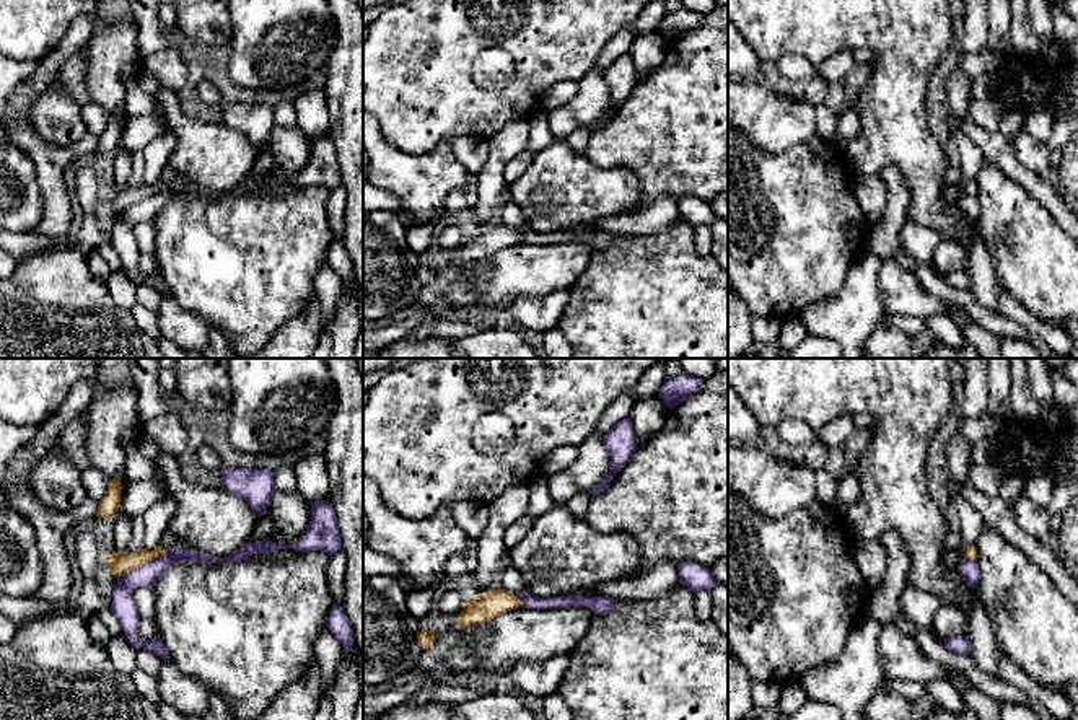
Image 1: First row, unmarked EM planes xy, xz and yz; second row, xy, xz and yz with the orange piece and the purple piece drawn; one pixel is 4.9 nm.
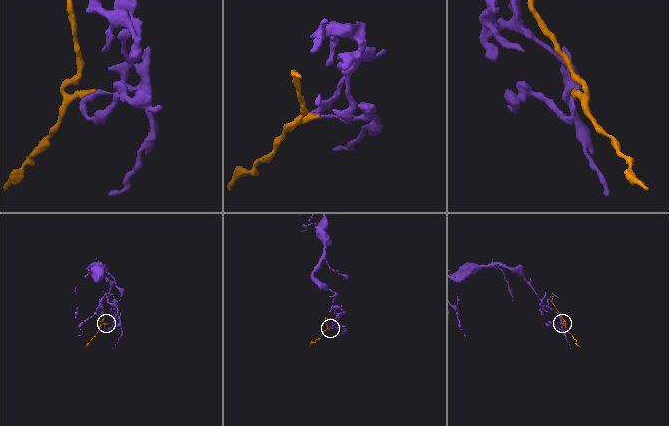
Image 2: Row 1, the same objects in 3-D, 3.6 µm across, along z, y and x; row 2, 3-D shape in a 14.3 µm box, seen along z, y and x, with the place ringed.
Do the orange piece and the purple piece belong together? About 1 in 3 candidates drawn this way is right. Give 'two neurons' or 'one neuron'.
two neurons

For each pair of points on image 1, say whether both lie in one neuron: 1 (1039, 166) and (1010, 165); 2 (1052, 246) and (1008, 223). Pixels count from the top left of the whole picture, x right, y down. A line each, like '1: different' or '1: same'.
1: different
2: same

